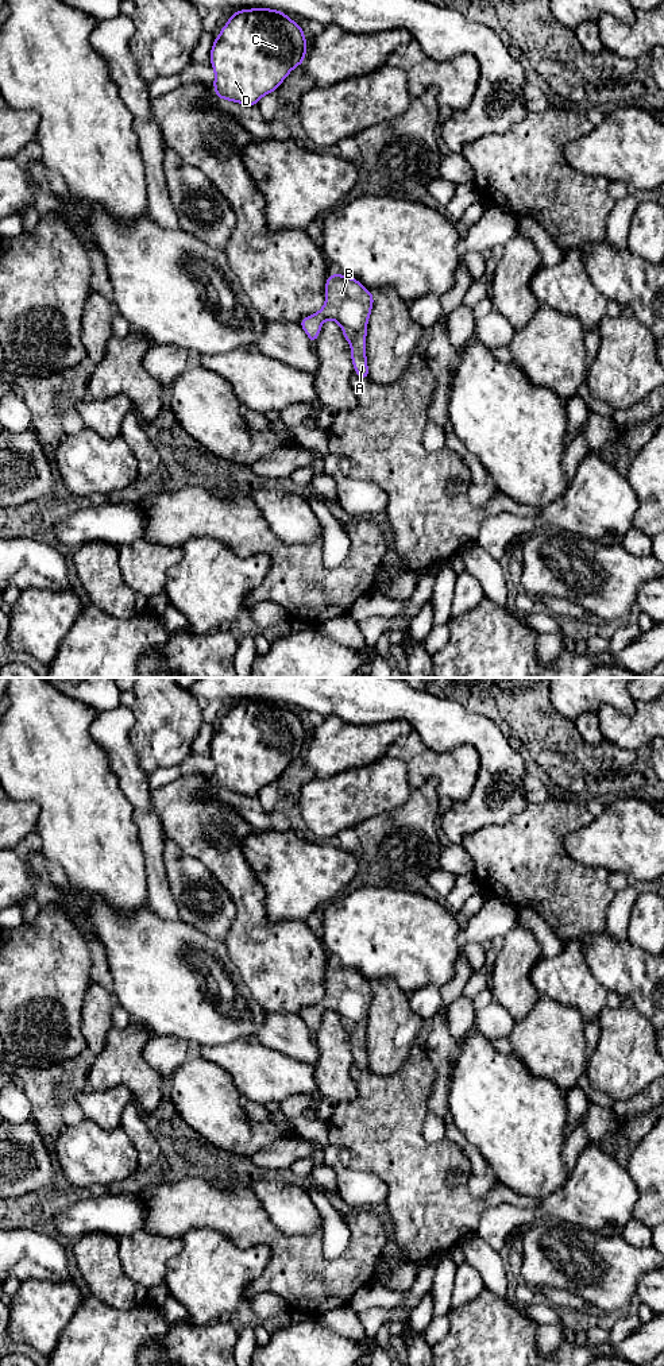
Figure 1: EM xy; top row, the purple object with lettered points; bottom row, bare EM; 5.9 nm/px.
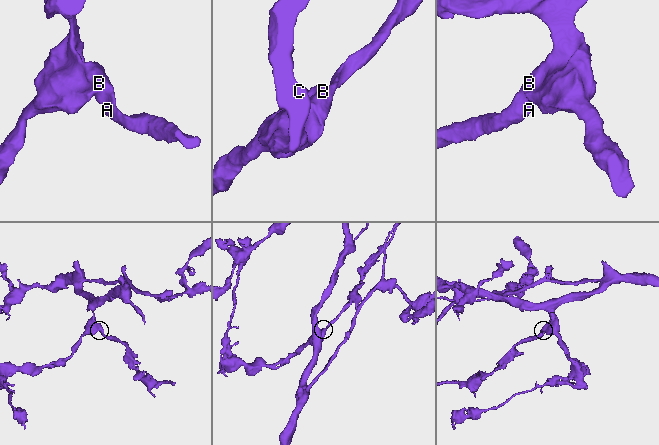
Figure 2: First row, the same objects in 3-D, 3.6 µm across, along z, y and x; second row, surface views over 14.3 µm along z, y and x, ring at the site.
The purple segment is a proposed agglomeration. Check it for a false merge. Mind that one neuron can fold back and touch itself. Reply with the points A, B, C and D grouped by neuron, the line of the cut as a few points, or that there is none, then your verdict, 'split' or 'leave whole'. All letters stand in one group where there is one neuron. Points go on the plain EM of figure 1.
groups A B C D; cut none; leave whole

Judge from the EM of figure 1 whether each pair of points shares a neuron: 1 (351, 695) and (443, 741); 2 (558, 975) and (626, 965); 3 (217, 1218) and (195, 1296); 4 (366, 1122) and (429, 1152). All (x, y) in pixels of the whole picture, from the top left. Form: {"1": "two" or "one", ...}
{"1": "one", "2": "two", "3": "two", "4": "one"}

